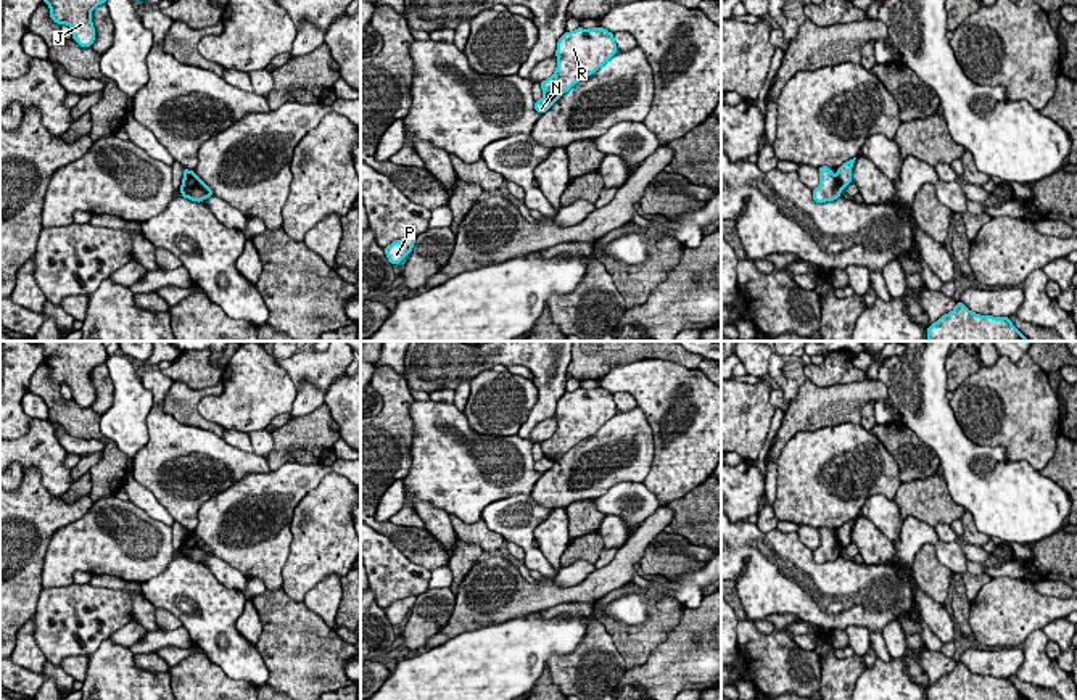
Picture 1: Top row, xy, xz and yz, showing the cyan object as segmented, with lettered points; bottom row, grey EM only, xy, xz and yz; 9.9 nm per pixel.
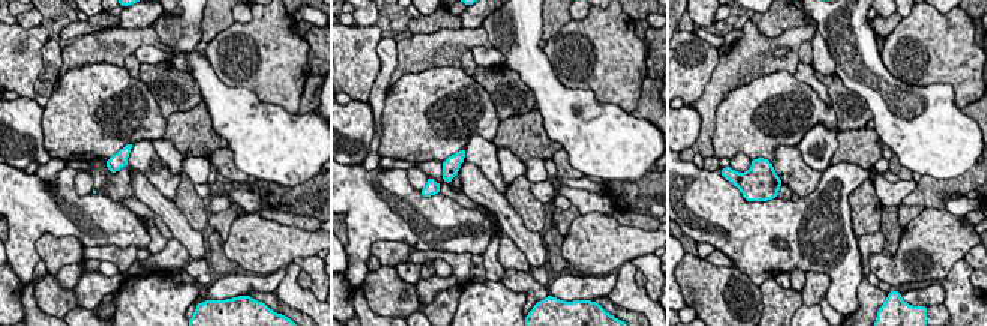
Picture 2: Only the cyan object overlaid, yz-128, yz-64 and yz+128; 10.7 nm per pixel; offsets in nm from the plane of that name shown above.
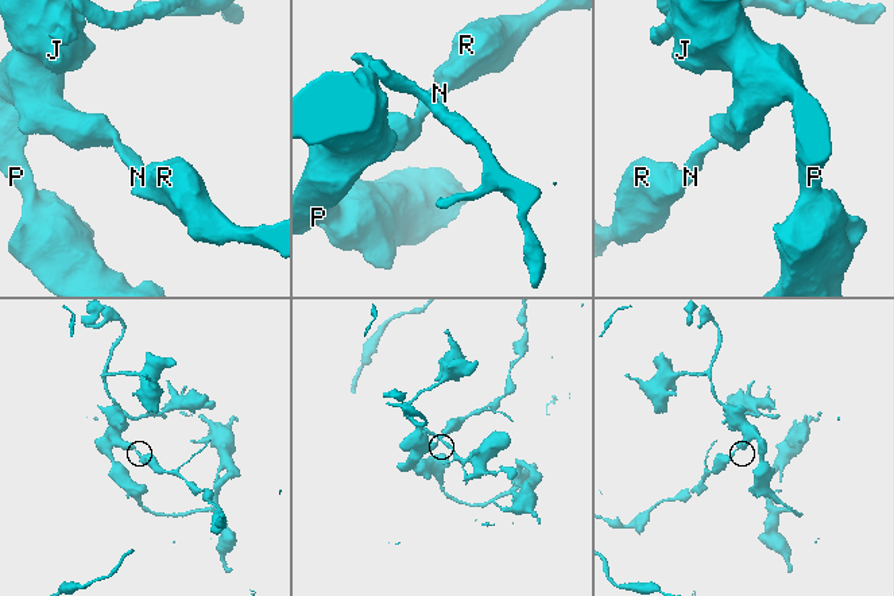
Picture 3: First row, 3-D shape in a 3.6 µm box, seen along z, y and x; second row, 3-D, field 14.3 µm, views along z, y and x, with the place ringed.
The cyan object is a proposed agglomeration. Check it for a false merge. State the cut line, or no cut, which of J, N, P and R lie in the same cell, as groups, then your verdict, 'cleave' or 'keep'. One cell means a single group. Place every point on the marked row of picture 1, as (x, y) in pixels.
cut in yz along (836, 176), (844, 187); J N P / R; cleave

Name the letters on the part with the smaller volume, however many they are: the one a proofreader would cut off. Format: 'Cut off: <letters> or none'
Cut off: R

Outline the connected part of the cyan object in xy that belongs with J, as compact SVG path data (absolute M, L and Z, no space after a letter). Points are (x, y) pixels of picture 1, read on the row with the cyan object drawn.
M43 0L50 6L50 18L61 24L68 24L72 39L80 47L92 47L95 40L95 27L92 24L92 11L106 0Z

